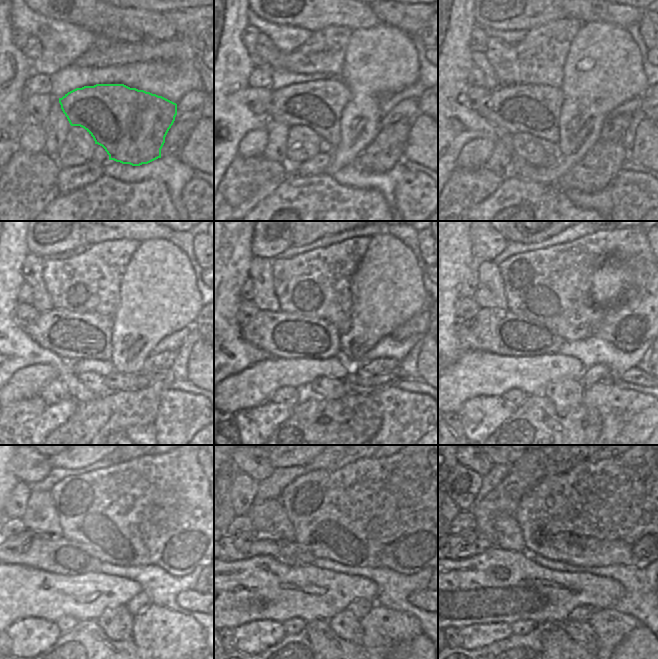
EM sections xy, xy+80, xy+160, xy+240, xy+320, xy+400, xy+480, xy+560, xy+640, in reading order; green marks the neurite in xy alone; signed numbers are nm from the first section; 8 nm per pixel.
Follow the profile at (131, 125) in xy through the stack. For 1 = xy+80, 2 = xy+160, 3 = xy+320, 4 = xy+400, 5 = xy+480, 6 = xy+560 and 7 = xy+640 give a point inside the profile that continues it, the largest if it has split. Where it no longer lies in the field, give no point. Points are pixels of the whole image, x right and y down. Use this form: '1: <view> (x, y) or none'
1: xy+80 (319, 104)
2: xy+160 (535, 109)
3: xy+320 (282, 334)
4: xy+400 (501, 332)
5: xy+480 (55, 554)
6: xy+560 (242, 546)
7: xy+640 (460, 546)

